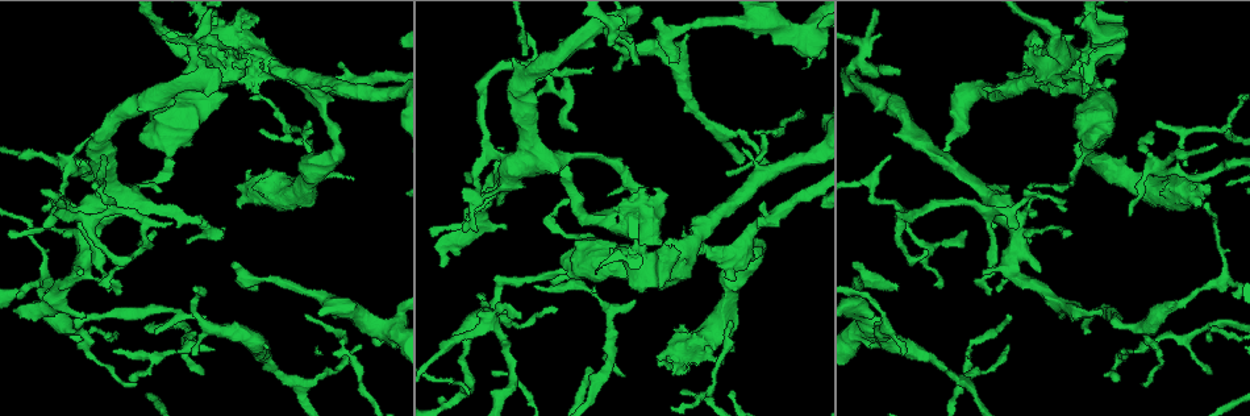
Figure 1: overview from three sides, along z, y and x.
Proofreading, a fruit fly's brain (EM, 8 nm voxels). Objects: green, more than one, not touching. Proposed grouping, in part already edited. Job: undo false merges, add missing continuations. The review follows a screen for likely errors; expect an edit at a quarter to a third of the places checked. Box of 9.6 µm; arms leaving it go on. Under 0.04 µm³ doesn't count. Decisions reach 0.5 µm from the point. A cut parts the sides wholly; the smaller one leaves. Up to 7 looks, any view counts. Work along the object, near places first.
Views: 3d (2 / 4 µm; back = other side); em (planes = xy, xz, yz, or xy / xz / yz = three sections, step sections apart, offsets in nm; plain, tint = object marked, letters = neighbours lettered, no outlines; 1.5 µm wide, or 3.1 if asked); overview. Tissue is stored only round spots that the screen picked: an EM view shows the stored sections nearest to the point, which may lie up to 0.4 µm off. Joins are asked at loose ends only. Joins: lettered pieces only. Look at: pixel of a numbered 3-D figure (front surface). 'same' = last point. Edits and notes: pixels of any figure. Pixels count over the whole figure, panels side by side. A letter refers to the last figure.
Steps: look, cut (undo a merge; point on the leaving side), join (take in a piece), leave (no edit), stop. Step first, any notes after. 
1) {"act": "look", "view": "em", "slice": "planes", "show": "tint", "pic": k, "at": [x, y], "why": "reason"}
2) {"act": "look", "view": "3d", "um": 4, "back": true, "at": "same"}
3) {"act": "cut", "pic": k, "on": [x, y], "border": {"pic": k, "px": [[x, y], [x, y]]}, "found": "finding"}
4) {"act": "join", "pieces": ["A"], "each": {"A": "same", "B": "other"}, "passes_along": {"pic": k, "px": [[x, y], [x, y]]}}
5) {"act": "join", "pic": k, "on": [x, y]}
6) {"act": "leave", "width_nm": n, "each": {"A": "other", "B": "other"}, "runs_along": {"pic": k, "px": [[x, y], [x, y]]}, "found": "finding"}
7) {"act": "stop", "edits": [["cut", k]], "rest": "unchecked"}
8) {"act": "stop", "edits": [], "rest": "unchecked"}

{"act": "look", "view": "3d", "um": 2, "pic": 1, "at": [174, 353], "why": "thin neck"}

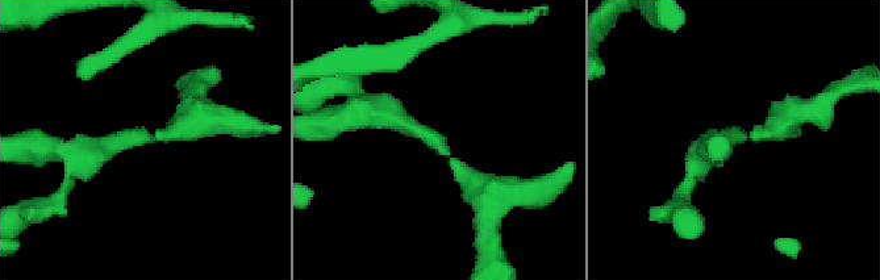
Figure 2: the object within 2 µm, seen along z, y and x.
{"act": "look", "view": "em", "slice": "yz", "step": 4, "show": "tint", "pic": 2, "at": [445, 151], "why": "now the EM"}

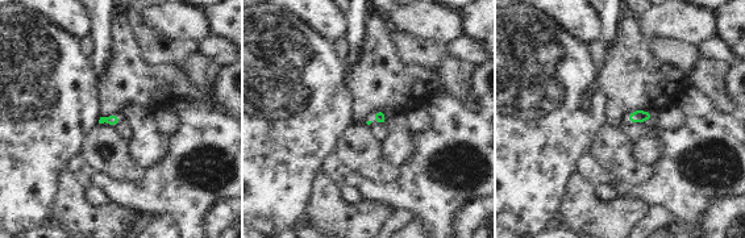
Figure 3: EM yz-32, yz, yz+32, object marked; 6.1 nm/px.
{"act": "look", "view": "em", "slice": "planes", "show": "letters", "at": "same"}

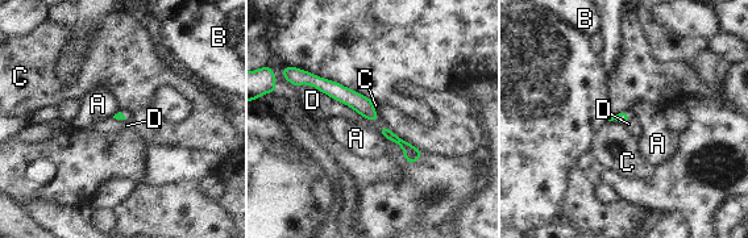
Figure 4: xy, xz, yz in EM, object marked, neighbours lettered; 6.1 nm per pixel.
{"act": "leave", "each": {"A": "other", "B": "other", "C": "other", "D": "other"}, "border": {"pic": 4, "px": [[296, 86], [311, 84], [378, 121]]}, "found": "all the same cell"}

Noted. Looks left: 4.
{"act": "look", "view": "3d", "um": 2, "pic": 1, "at": [675, 61], "why": "free end"}

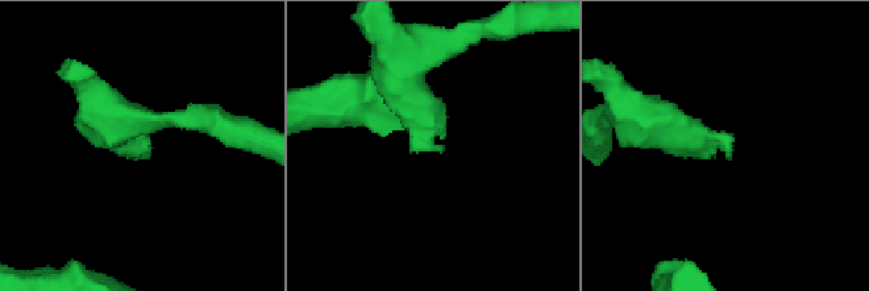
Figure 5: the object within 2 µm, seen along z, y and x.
{"act": "look", "view": "em", "slice": "yz", "step": 4, "show": "letters", "pic": 5, "at": [134, 158], "why": "need the tissue"}

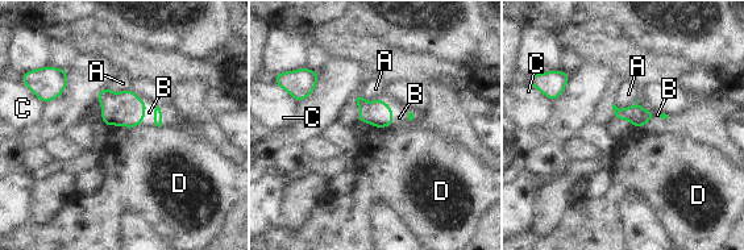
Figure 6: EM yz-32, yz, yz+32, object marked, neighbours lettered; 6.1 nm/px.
{"act": "join", "pieces": ["B"], "longest_contact_nm": ["D", 170], "each": {"A": "other", "B": "same", "C": "other", "D": "other"}, "found": "it goes on there"}

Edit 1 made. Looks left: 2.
{"act": "look", "view": "em", "slice": "planes", "show": "letters", "pic": 1, "at": [224, 229], "why": "an open end"}

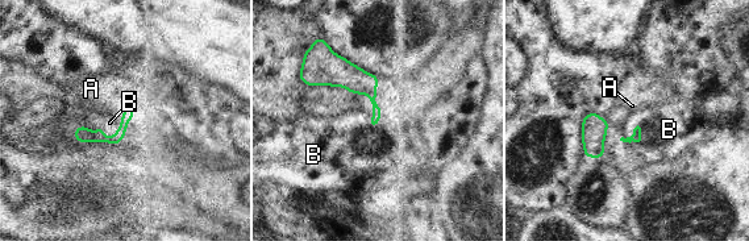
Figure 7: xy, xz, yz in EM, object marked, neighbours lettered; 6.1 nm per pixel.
{"act": "leave", "each": {"A": "other", "B": "other"}, "found": "no lettered piece goes on from it"}

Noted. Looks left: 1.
{"act": "stop", "edits": [["join", 6]], "rest": "unchecked"}

